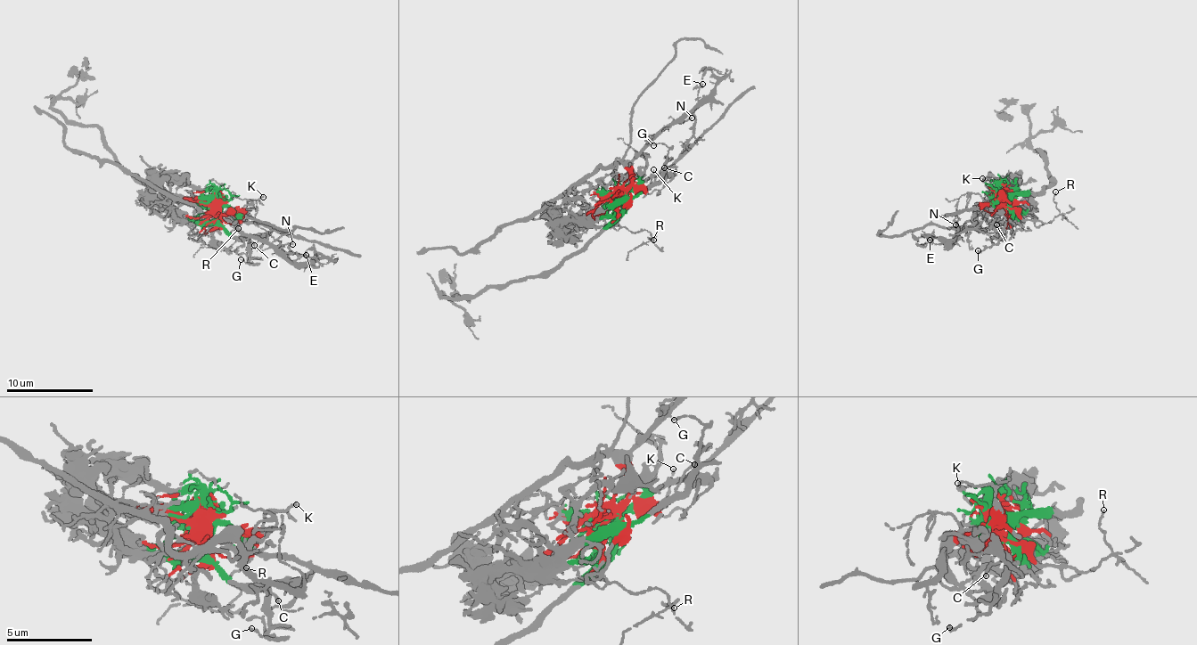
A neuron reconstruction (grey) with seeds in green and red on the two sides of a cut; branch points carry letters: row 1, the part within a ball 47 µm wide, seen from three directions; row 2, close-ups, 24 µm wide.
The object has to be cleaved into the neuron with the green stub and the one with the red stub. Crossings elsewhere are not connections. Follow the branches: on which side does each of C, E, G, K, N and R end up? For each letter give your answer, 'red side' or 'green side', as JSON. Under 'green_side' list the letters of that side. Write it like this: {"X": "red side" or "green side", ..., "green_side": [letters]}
{"C": "green side", "E": "red side", "G": "green side", "K": "red side", "N": "red side", "R": "red side", "green_side": ["C", "G"]}

